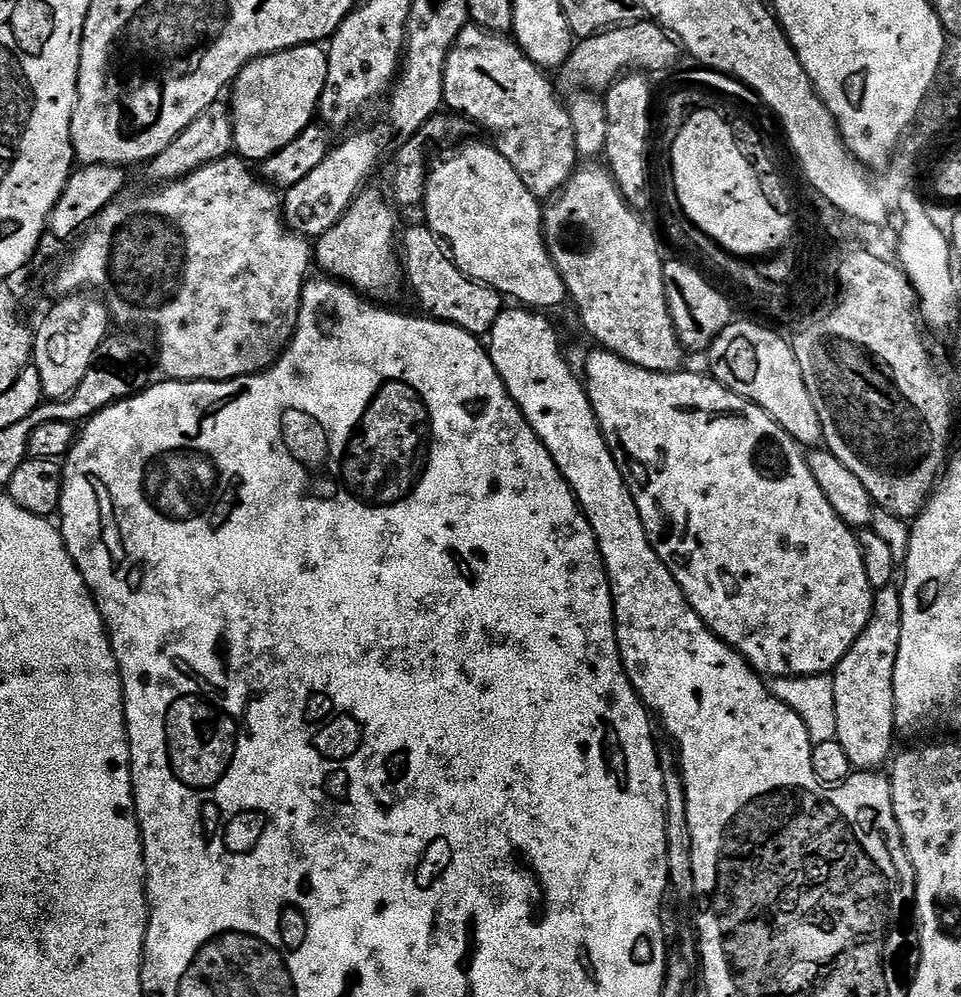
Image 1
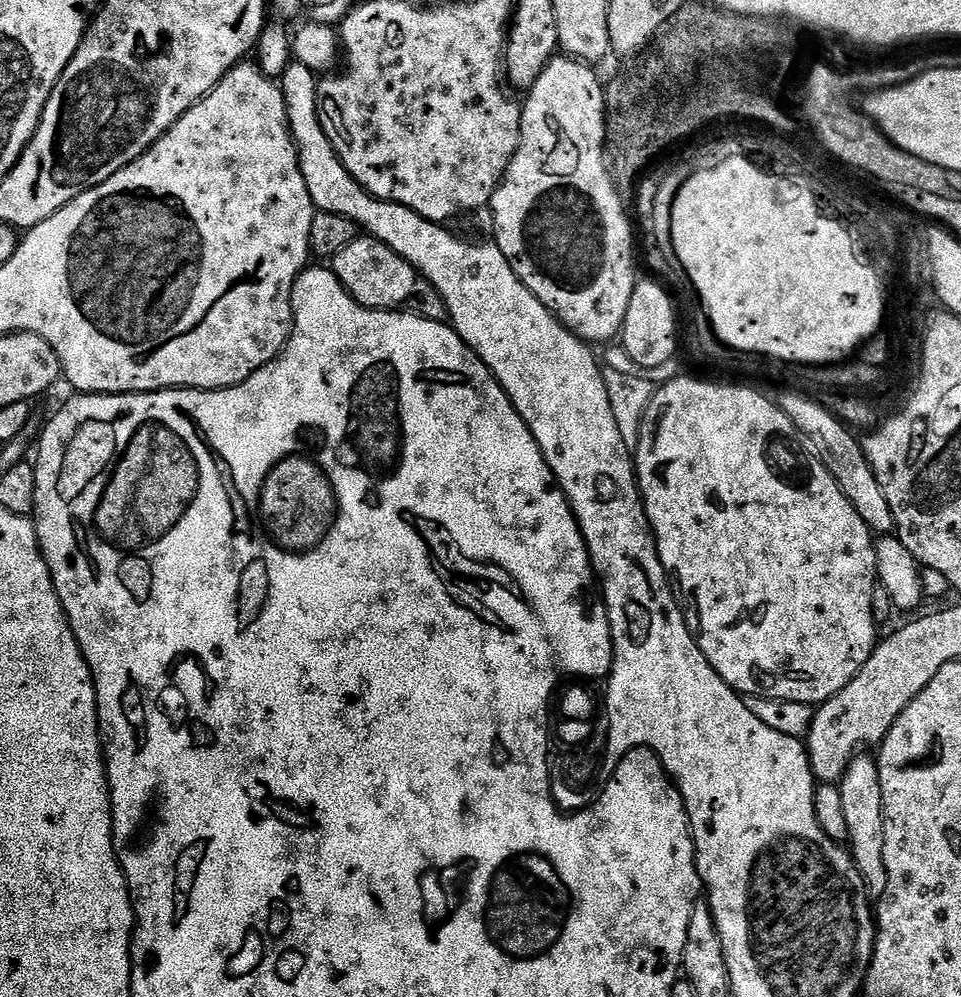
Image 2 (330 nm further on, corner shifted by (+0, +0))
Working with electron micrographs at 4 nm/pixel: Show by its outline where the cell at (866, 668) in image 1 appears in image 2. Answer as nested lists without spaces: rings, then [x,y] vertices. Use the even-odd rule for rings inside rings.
[[[858,754],[848,764],[843,780],[838,784],[848,831],[847,847],[862,874],[868,895],[878,898],[886,890],[886,818],[882,806],[880,766],[868,754]]]

